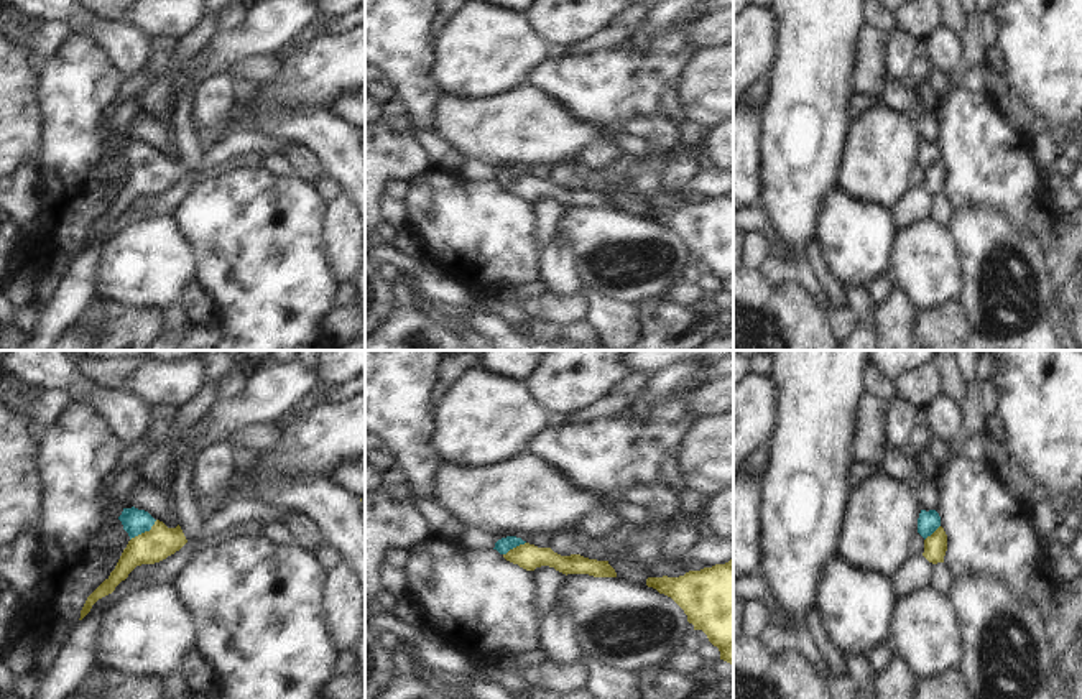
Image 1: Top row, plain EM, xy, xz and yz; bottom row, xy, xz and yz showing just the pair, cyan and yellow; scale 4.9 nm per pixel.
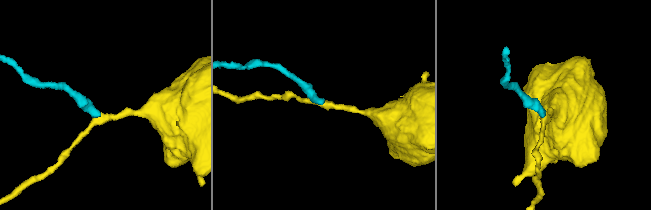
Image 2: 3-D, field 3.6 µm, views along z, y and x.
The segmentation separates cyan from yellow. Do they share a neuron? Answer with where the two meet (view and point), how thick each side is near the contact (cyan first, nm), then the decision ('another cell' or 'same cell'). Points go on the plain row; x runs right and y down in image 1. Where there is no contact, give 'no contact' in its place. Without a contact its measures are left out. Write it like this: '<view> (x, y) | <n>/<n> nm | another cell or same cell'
xy (143, 163) | 130/160 nm | same cell

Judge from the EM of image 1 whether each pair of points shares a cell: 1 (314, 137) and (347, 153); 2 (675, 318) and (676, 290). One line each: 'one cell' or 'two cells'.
1: one cell
2: two cells

